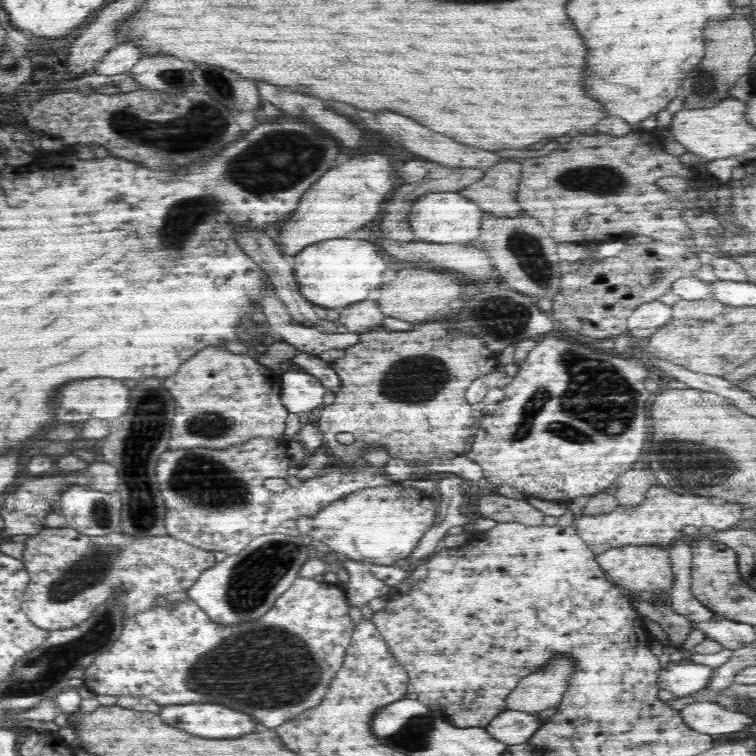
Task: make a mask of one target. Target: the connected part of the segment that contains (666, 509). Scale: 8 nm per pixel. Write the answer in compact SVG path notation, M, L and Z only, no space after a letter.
M661 484L651 486L646 492L645 499L640 502L636 508L624 508L616 506L613 512L606 515L587 516L584 515L580 519L574 521L574 528L580 539L588 546L588 549L596 556L607 552L610 548L624 547L627 545L657 545L658 547L667 548L676 538L681 537L682 527L692 525L697 527L709 526L717 532L730 529L742 519L743 508L741 504L734 504L728 500L720 498L706 498L705 496L690 496L678 494L668 488L664 488Z

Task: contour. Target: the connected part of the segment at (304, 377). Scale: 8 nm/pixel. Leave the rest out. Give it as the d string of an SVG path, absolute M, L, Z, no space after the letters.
M304 370L281 374L280 400L288 412L300 414L318 408L327 388Z

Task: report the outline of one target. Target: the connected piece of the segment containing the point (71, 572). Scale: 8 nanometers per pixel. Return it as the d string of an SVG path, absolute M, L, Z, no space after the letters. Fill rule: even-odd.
M46 527L24 544L22 562L30 581L21 598L21 609L34 626L50 631L76 626L110 599L119 600L124 607L122 622L126 622L140 611L156 605L156 596L190 592L202 571L217 563L211 551L168 535L142 539L122 532L85 536L69 527ZM117 589L125 589L123 596L117 596Z

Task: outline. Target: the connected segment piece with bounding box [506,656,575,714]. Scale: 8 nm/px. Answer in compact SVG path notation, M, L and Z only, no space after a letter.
M558 656L546 666L536 668L506 696L507 709L533 714L557 707L574 671L575 664L568 656Z

